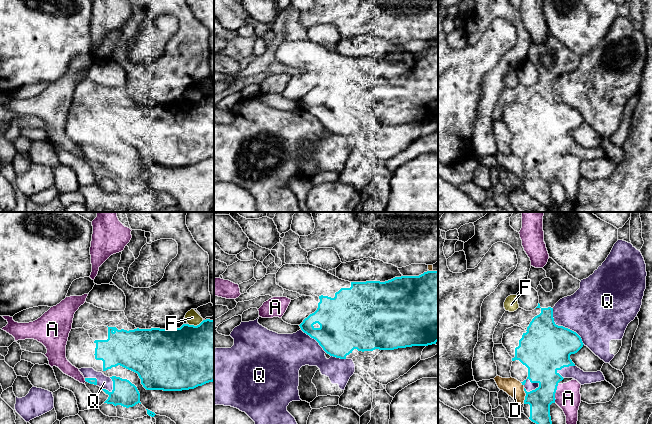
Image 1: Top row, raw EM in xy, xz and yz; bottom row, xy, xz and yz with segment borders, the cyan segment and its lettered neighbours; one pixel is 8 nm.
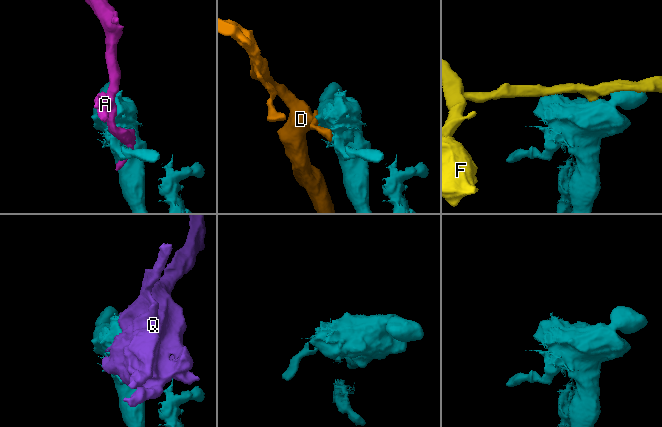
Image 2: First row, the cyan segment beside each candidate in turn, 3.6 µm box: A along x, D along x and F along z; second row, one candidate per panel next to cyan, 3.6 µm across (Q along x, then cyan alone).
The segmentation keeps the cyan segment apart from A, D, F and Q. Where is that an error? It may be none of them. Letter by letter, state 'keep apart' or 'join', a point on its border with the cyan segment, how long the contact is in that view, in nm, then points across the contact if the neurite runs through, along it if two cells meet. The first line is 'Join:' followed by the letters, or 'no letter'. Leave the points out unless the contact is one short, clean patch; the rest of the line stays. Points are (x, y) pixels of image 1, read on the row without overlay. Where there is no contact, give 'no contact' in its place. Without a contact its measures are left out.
Join: no letter
A: keep apart; meets cyan in yz at (555, 168); contact 160 nm long
D: keep apart; meets cyan in yz at (525, 172); contact 130 nm long
F: keep apart; meets cyan in xy at (195, 102); contact 130 nm long; border along xy (203, 96), (196, 101), (188, 100)
Q: keep apart; meets cyan in yz at (564, 103); contact 400 nm long

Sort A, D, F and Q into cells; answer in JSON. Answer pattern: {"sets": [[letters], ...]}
{"sets": [["A"], ["D"], ["F"], ["Q"]]}

